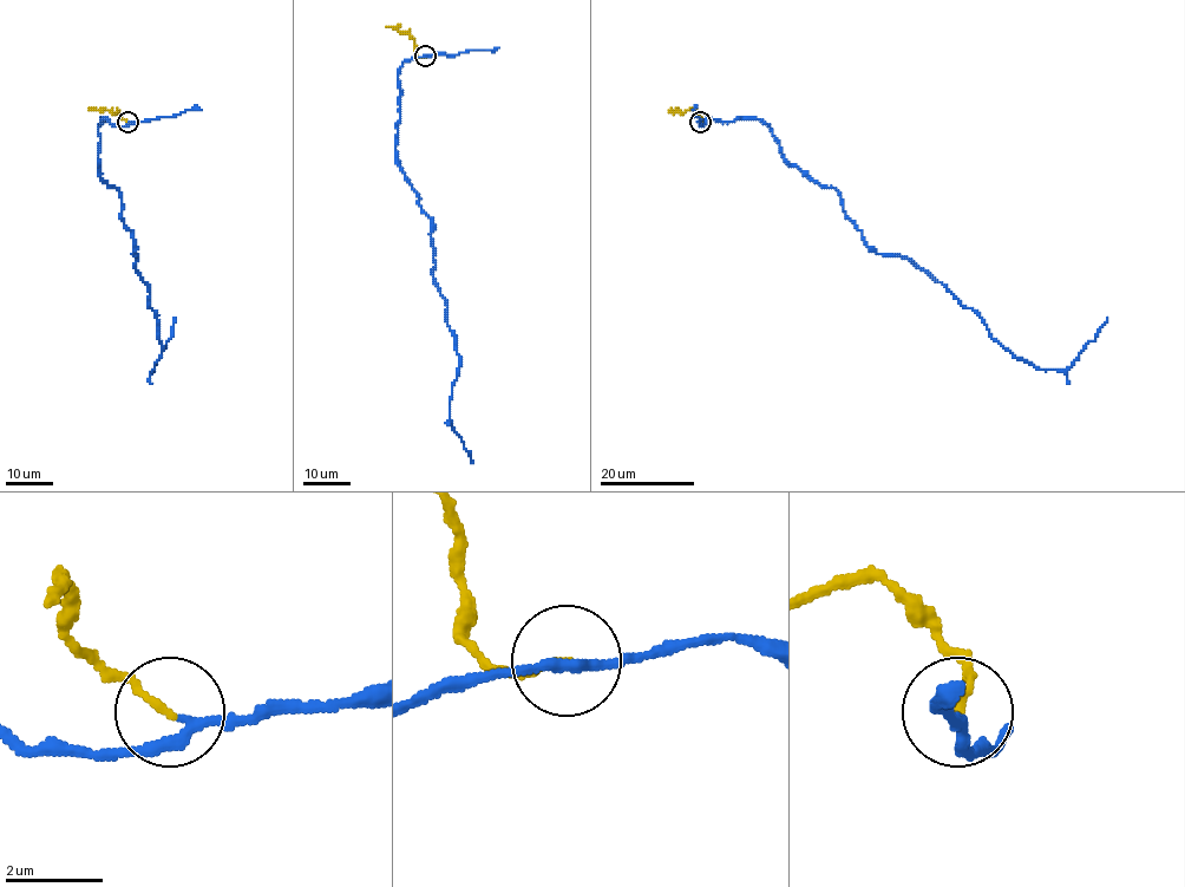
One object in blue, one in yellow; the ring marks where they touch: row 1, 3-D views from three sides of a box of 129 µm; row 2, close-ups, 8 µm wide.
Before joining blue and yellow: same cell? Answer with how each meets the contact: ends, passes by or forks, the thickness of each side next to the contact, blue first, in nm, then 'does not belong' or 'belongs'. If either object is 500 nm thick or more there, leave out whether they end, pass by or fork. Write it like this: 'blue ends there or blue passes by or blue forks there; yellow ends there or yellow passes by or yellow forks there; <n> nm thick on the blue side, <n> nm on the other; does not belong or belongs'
blue passes by; yellow ends there; 200 nm thick on the blue side, 150 nm on the other; does not belong

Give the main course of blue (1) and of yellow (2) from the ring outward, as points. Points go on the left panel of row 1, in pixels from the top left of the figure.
1: (128, 122), (102, 117), (98, 174), (119, 191), (133, 266), (158, 320), (162, 353), (151, 370), (174, 318)
2: (128, 122), (117, 109), (87, 106)

